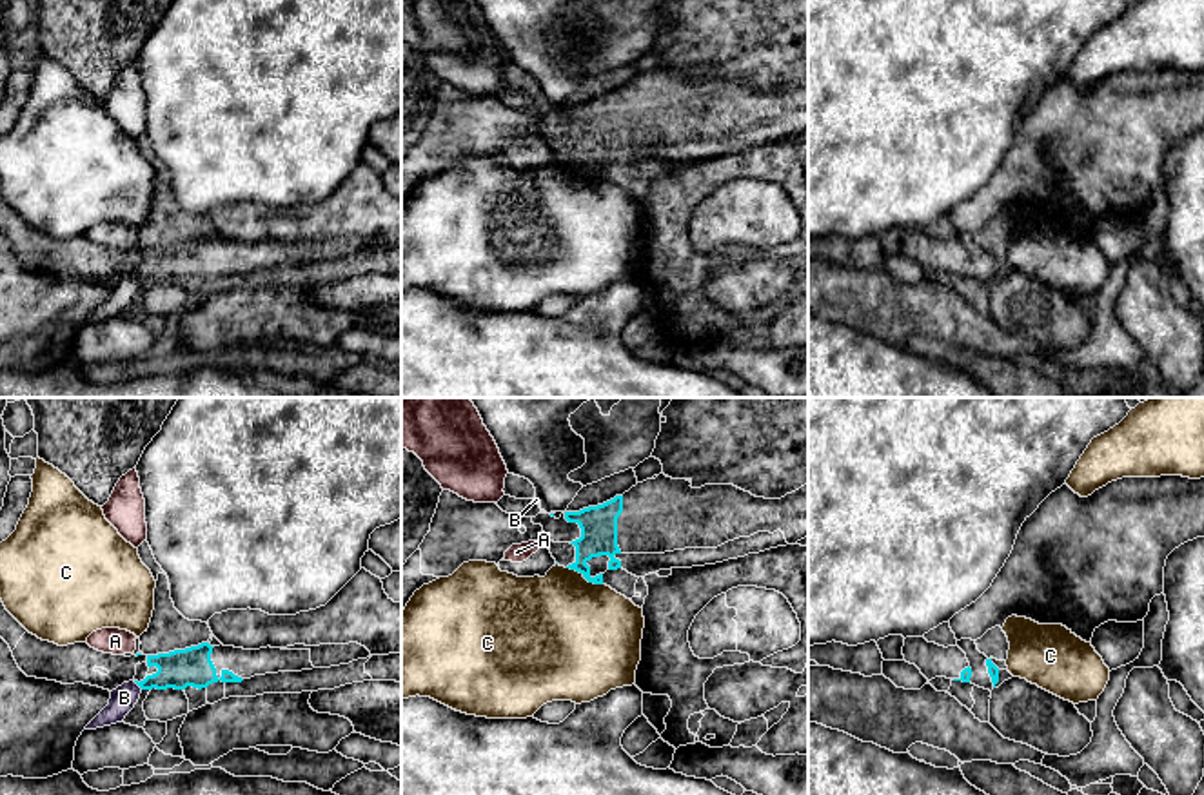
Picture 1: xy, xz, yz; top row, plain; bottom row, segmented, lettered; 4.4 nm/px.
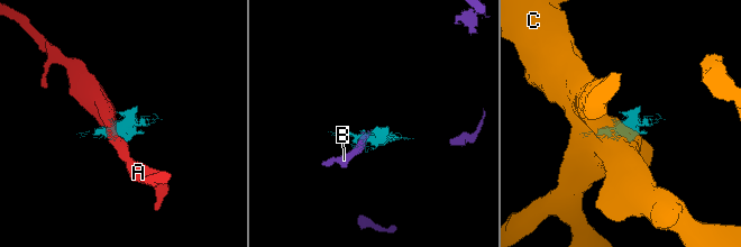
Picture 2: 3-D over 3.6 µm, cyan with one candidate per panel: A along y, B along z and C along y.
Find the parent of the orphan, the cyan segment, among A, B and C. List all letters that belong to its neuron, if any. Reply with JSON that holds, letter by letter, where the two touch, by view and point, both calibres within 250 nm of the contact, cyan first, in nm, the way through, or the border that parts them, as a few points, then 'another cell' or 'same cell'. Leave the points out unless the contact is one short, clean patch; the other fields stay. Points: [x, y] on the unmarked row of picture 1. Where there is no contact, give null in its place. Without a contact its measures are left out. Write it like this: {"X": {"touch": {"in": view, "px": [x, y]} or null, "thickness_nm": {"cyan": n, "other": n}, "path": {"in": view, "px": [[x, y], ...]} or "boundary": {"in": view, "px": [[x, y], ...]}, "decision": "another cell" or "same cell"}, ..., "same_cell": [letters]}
{"A": {"touch": {"in": "xz", "px": [538, 135]}, "thickness_nm": {"cyan": 20, "other": 80}, "boundary": {"in": "xz", "px": [[534, 135], [542, 138]]}, "decision": "another cell"}, "B": {"touch": {"in": "xy", "px": [138, 278]}, "thickness_nm": {"cyan": 170, "other": 110}, "boundary": {"in": "xy", "px": [[133, 274], [142, 282]]}, "decision": "another cell"}, "C": {"touch": {"in": "xz", "px": [585, 171]}, "thickness_nm": {"cyan": 160, "other": 480}, "decision": "another cell"}, "same_cell": []}

